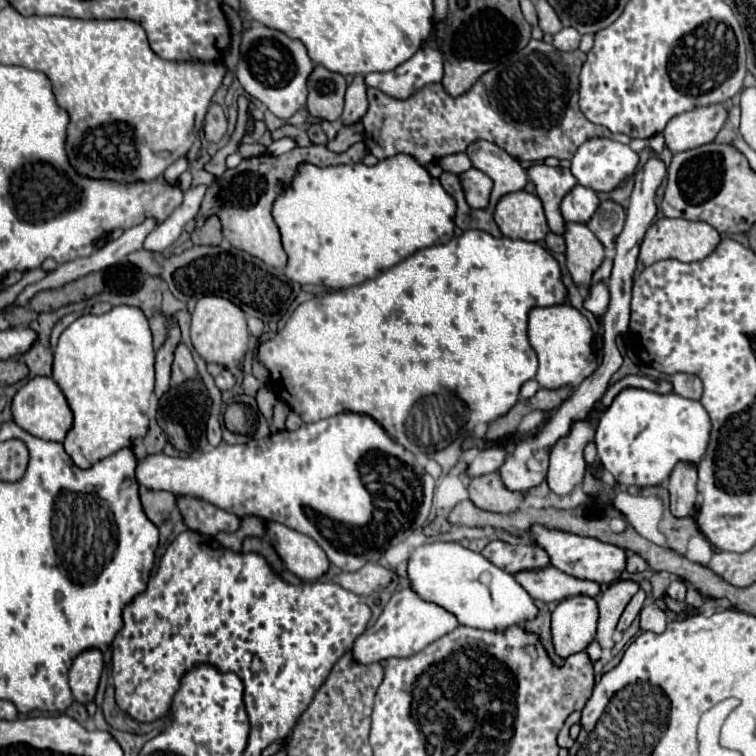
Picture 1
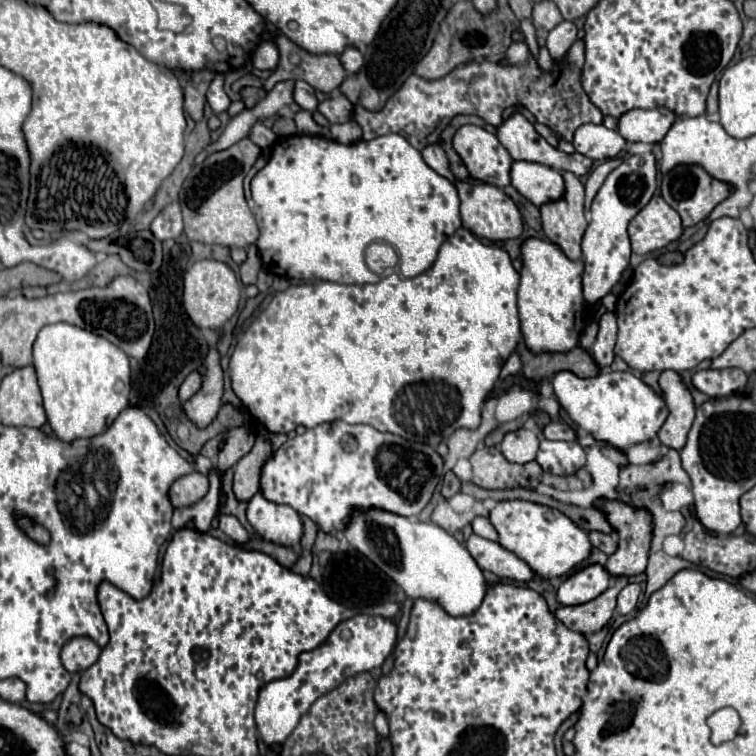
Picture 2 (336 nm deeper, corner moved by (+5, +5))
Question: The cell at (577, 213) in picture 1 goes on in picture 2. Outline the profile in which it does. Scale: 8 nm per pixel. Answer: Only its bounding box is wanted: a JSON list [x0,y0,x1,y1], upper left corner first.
[510,161,564,207]

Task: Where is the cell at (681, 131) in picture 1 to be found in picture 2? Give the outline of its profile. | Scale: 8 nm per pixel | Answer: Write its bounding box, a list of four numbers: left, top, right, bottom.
[618,109,676,143]

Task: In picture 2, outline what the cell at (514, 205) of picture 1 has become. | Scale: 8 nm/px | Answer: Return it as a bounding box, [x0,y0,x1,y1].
[454,181,522,241]

